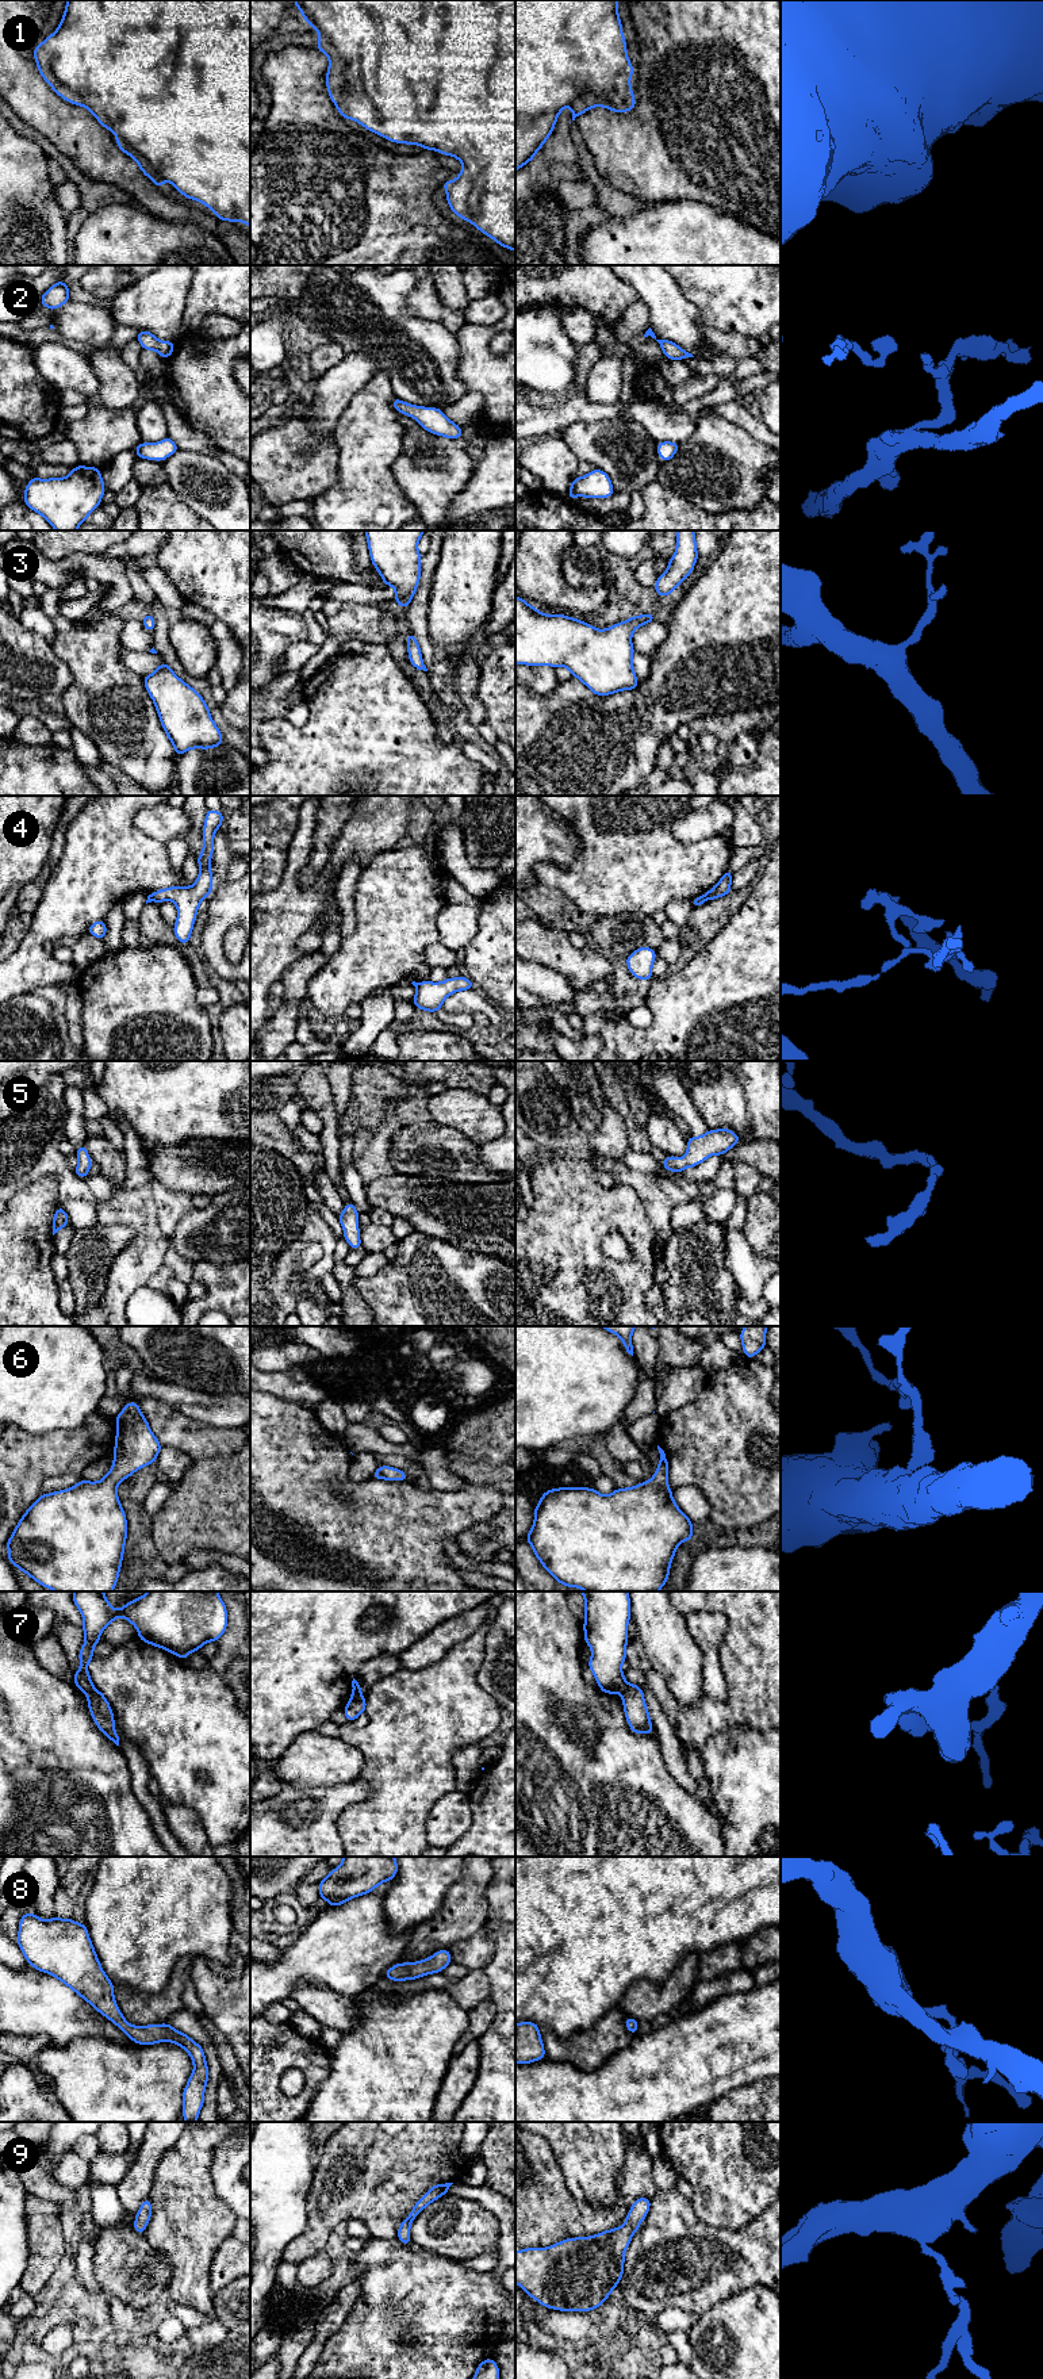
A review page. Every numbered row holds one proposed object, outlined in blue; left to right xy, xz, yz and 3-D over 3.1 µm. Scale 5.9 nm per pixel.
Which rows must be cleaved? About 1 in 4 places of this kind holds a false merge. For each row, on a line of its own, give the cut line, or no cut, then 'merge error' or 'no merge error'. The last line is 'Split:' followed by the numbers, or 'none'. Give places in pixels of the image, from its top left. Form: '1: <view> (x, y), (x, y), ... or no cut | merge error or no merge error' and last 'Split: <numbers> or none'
1: no cut | no merge error
2: no cut | no merge error
3: no cut | no merge error
4: yz (704, 895), (706, 899) | merge error
5: no cut | no merge error
6: no cut | no merge error
7: xz (360, 1694), (349, 1701) | merge error
8: no cut | no merge error
9: no cut | no merge error
Split: 4, 7

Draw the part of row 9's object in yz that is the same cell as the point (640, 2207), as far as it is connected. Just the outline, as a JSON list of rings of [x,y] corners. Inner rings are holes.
[[[649,2198],[633,2202],[625,2223],[590,2237],[565,2238],[548,2248],[526,2248],[515,2252],[515,2283],[540,2305],[560,2311],[590,2311],[598,2309],[618,2286],[625,2263],[625,2250],[633,2234],[645,2221]]]

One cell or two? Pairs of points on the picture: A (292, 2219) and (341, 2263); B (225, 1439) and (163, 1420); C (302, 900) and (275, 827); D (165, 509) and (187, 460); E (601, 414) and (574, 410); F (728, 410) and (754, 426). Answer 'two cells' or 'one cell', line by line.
A: two cells
B: one cell
C: two cells
D: two cells
E: one cell
F: one cell

